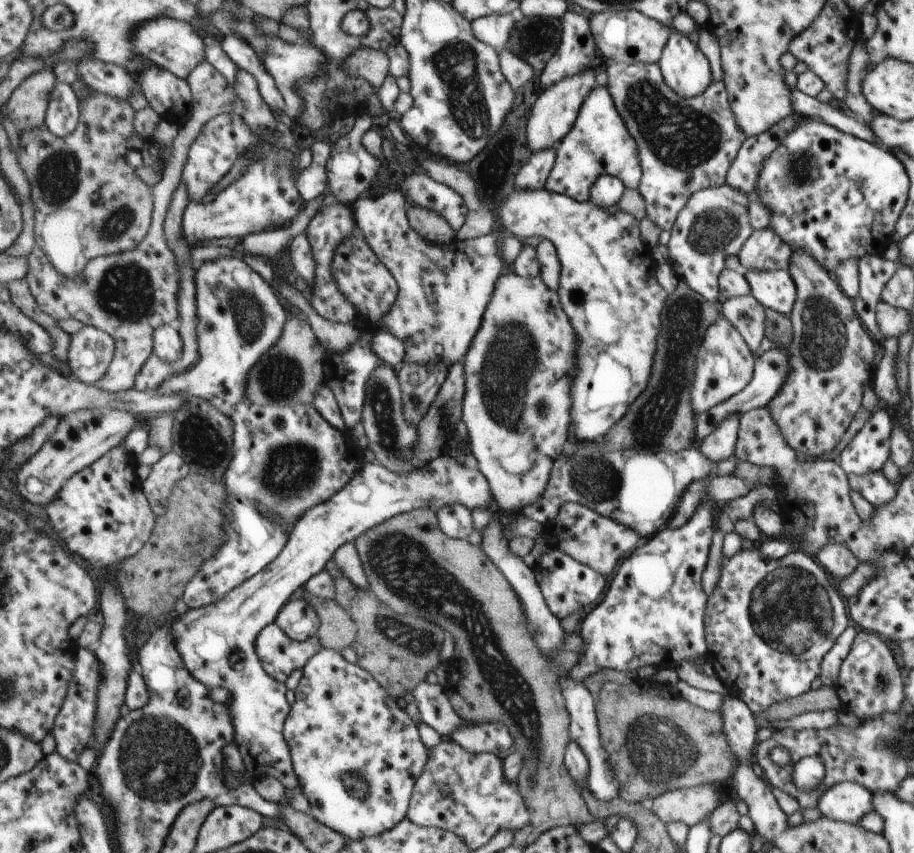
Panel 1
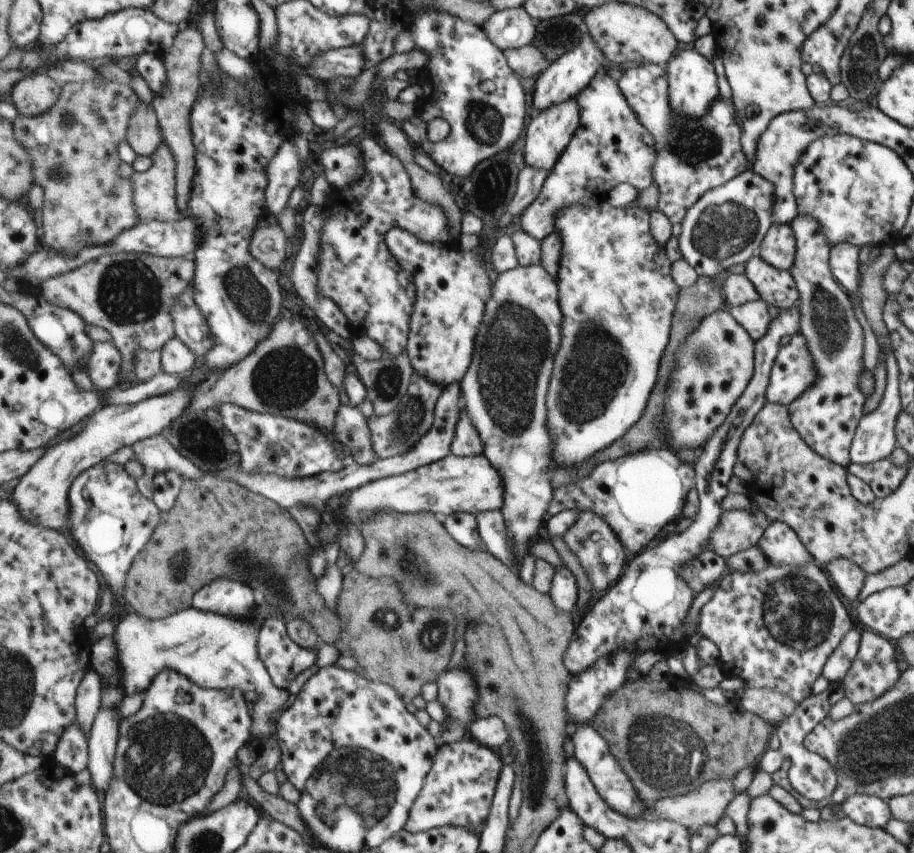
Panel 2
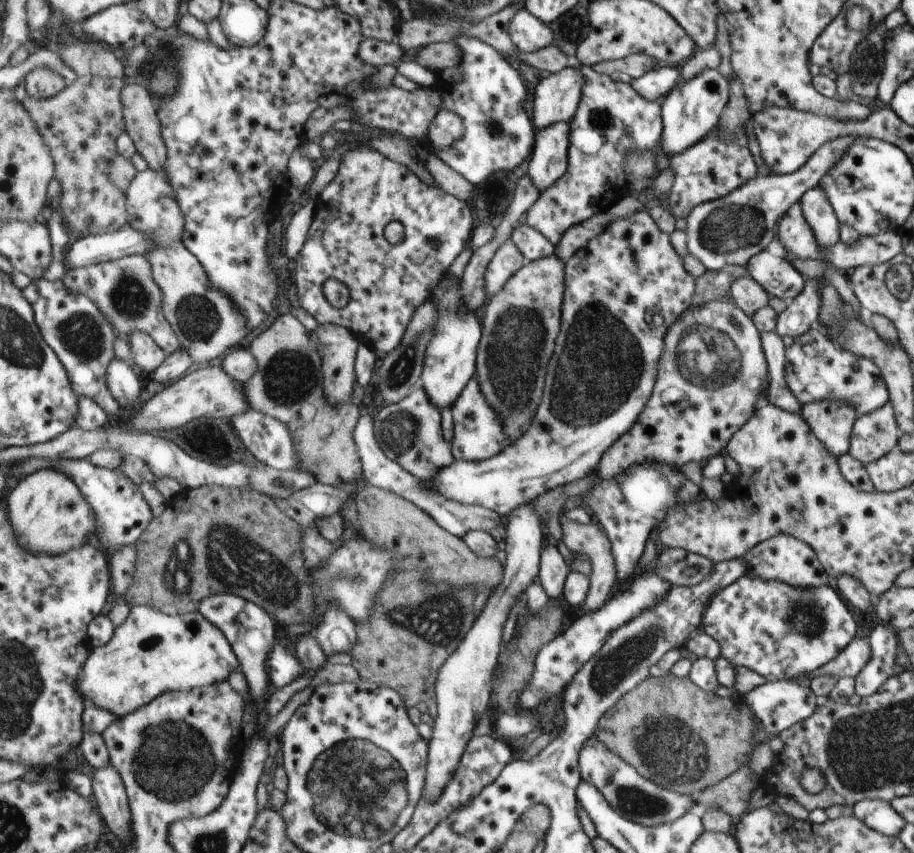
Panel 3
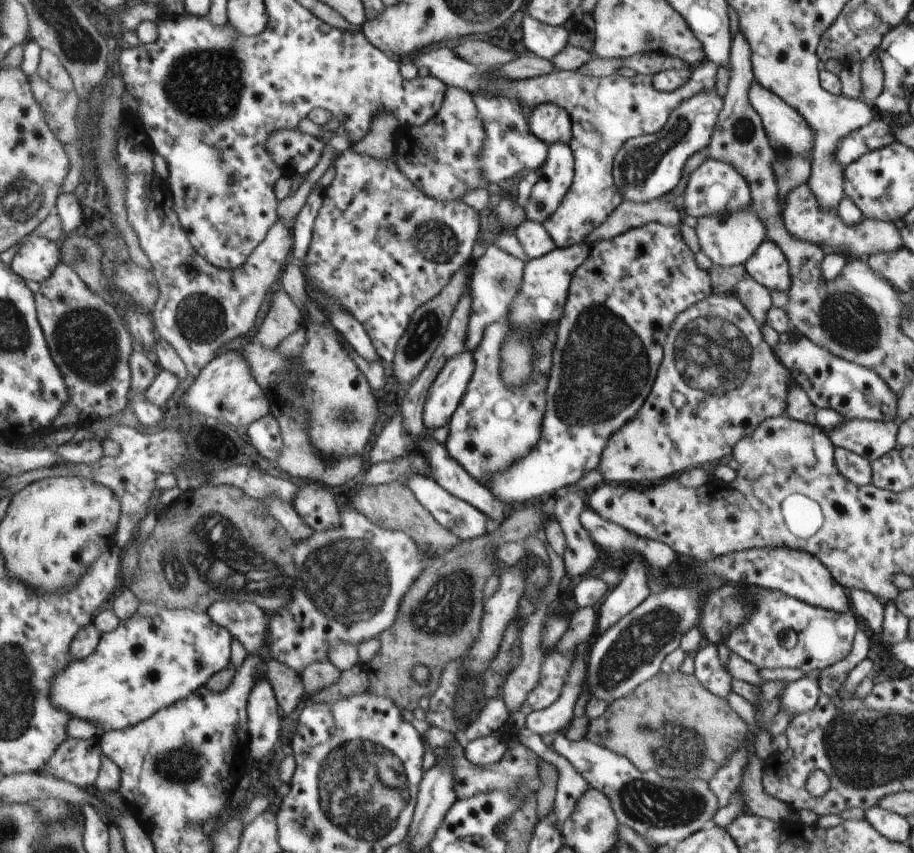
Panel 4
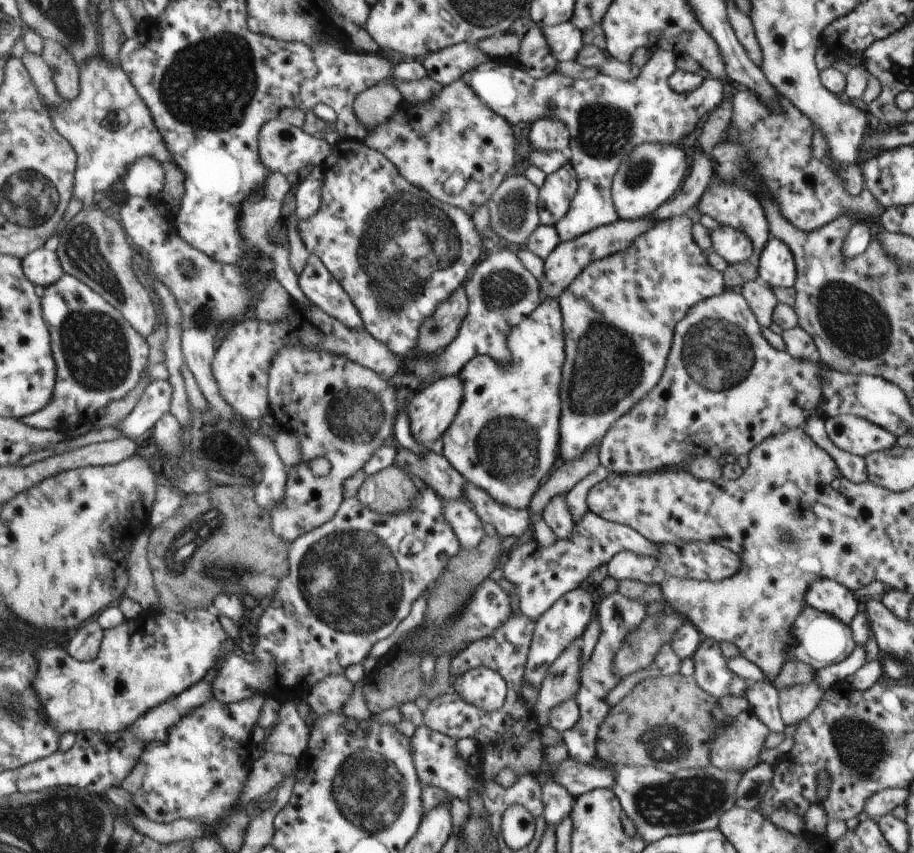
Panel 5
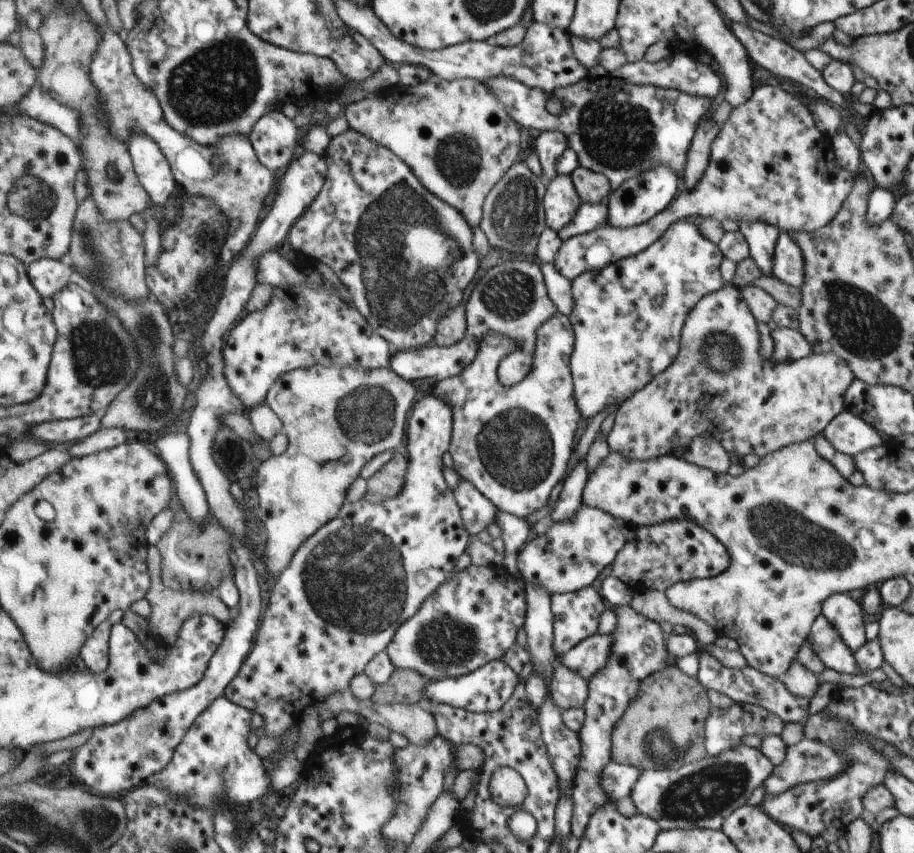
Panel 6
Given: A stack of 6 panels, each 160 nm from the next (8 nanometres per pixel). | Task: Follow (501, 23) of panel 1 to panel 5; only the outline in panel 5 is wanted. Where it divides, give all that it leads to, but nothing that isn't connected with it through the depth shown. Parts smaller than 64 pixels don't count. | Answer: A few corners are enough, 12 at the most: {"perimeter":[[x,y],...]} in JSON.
{"perimeter":[[569,21],[541,26],[557,61],[572,62],[584,46]]}

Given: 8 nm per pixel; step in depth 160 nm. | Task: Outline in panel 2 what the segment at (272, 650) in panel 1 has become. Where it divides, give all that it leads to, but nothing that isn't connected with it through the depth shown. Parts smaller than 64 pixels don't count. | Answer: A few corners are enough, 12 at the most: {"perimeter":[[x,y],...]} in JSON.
{"perimeter":[[271,616],[258,651],[275,686],[286,690],[318,659]]}

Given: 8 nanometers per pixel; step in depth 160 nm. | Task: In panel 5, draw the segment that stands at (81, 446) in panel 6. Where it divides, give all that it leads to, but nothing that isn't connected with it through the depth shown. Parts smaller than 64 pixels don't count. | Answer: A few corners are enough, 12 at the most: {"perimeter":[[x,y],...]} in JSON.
{"perimeter":[[171,379],[147,386],[119,425],[138,440],[171,410]]}

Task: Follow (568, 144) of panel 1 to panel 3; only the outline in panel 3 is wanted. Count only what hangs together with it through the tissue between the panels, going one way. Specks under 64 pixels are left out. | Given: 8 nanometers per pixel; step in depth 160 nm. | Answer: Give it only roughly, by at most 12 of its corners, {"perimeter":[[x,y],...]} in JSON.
{"perimeter":[[589,66],[566,174],[525,212],[551,244],[629,194],[621,163],[668,167],[661,101]]}

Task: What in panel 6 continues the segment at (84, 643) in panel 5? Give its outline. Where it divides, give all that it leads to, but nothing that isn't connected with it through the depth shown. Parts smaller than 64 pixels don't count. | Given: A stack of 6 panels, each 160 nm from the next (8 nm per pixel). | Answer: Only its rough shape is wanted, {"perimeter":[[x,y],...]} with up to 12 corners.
{"perimeter":[[103,622],[88,638],[80,658],[95,674],[110,665],[114,625]]}

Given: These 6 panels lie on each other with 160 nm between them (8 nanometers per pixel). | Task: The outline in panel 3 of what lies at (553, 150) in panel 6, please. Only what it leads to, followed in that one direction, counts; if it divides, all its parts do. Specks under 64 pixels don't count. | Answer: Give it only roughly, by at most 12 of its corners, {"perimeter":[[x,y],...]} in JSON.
{"perimeter":[[573,61],[533,90],[536,130],[570,122],[583,74]]}

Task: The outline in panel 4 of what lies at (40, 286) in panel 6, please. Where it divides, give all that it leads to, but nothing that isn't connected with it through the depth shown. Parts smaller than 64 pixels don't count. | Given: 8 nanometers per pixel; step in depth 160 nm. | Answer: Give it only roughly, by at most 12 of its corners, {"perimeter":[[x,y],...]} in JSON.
{"perimeter":[[29,234],[19,244],[11,268],[40,284],[61,263],[59,241]]}

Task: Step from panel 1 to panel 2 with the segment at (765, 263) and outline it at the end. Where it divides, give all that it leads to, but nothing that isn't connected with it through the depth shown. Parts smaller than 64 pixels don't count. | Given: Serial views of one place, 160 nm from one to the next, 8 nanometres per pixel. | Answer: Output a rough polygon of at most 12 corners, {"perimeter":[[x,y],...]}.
{"perimeter":[[773,223],[757,255],[776,269],[794,264],[797,243],[789,224]]}

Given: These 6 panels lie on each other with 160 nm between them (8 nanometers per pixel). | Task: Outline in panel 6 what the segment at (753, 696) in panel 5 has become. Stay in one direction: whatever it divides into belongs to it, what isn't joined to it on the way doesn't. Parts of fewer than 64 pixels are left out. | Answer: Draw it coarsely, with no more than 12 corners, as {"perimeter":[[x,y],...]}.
{"perimeter":[[802,739],[763,783],[773,796],[827,780],[847,766],[831,747]]}

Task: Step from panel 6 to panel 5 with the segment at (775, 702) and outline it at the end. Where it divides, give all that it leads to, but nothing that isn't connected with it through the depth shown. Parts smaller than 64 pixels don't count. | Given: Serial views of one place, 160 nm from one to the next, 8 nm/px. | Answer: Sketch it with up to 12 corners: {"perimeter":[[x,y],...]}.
{"perimeter":[[703,638],[692,655],[695,683],[715,698],[745,696],[719,643]]}

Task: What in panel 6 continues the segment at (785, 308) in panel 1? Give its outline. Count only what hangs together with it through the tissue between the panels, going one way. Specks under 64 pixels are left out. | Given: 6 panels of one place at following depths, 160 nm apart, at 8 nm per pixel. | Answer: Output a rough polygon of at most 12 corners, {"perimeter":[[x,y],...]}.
{"perimeter":[[780,232],[771,277],[794,288],[805,281],[805,257]]}

